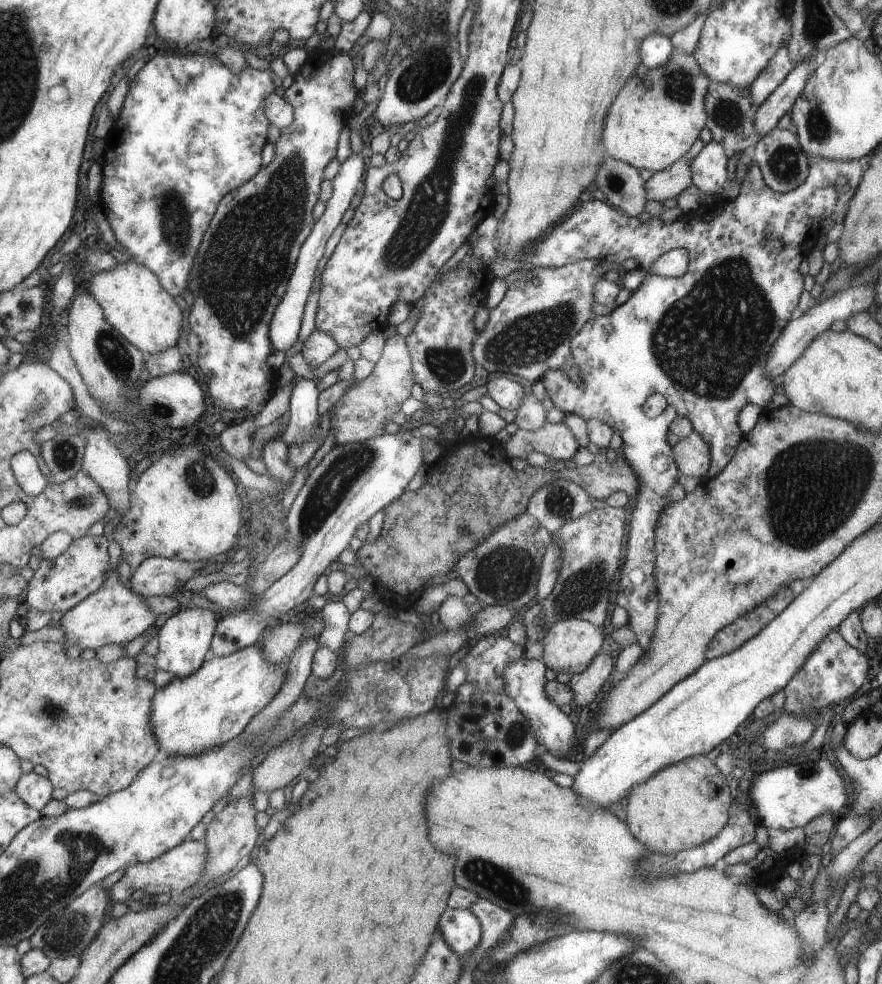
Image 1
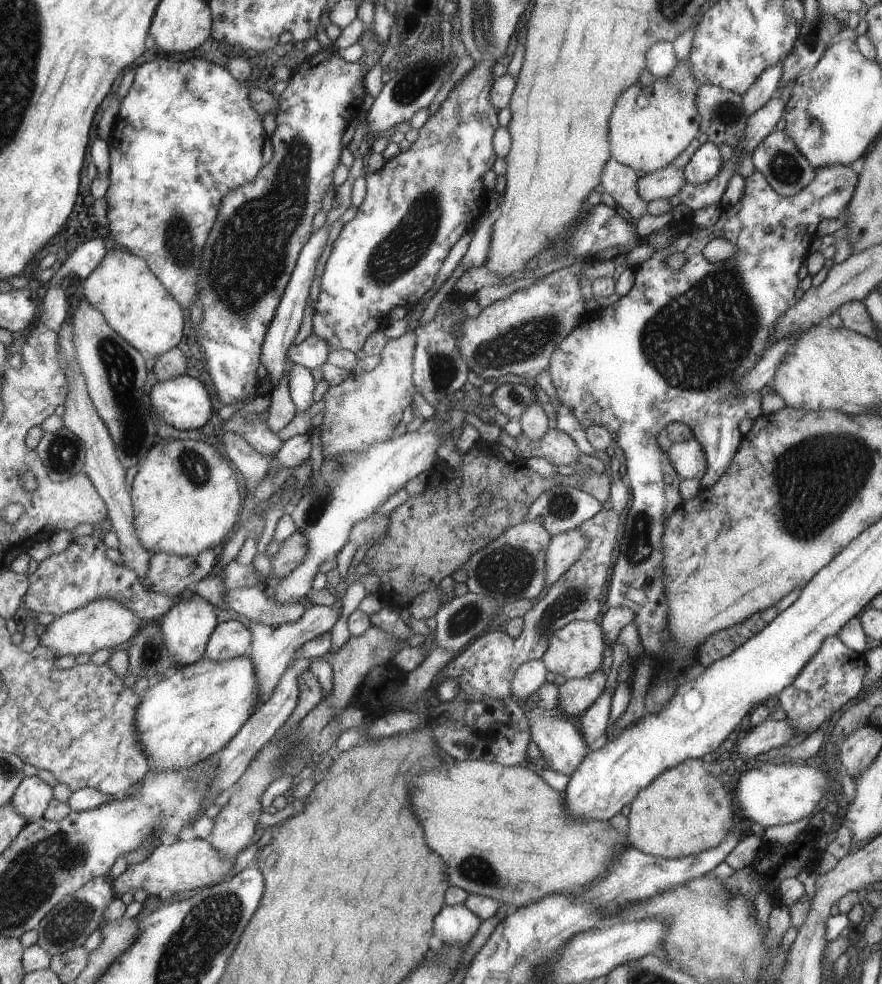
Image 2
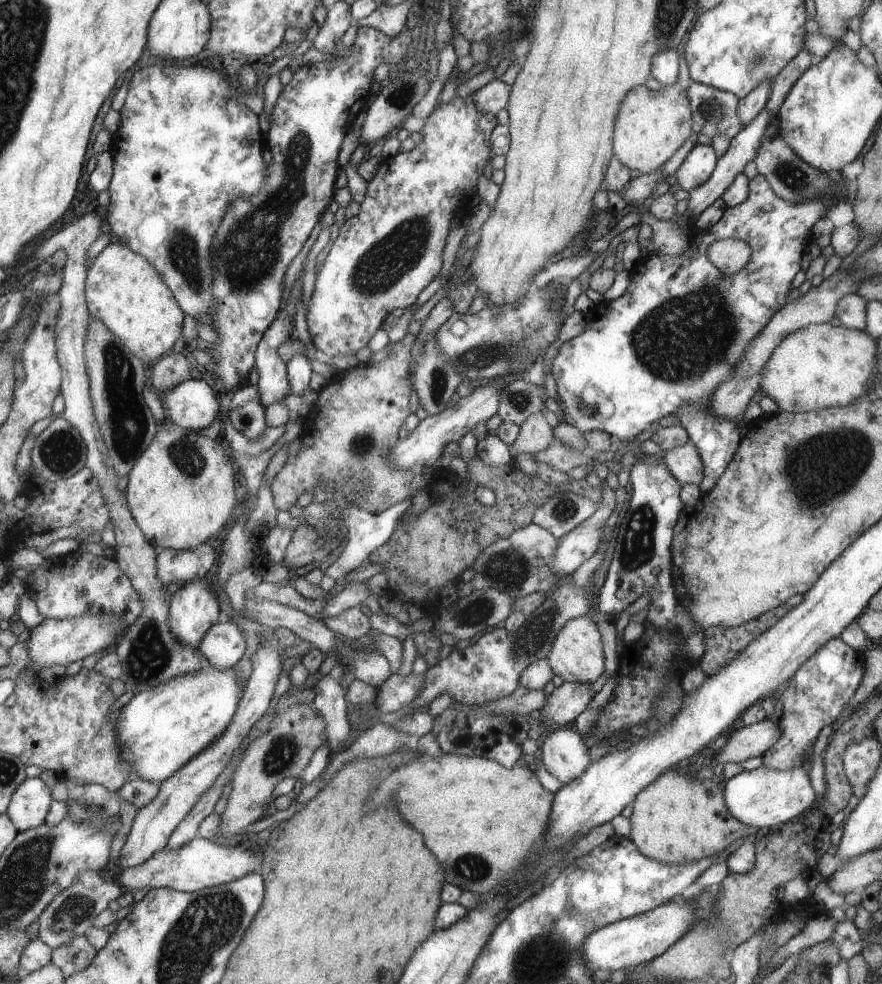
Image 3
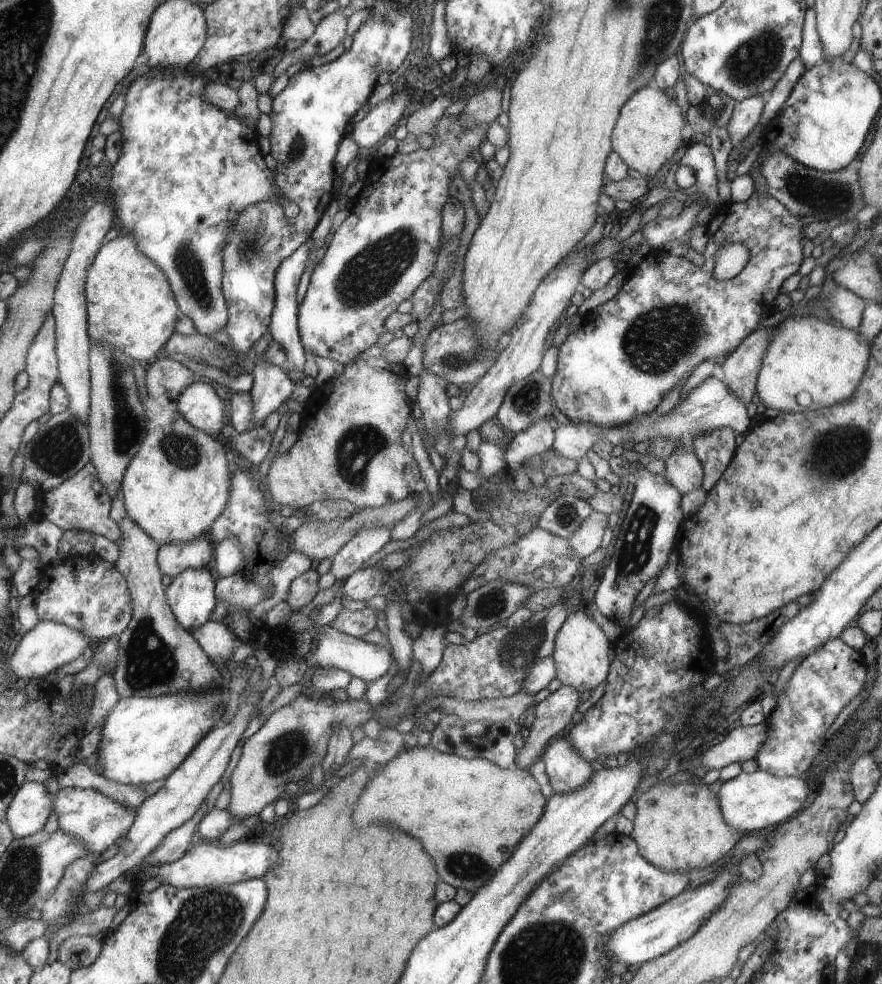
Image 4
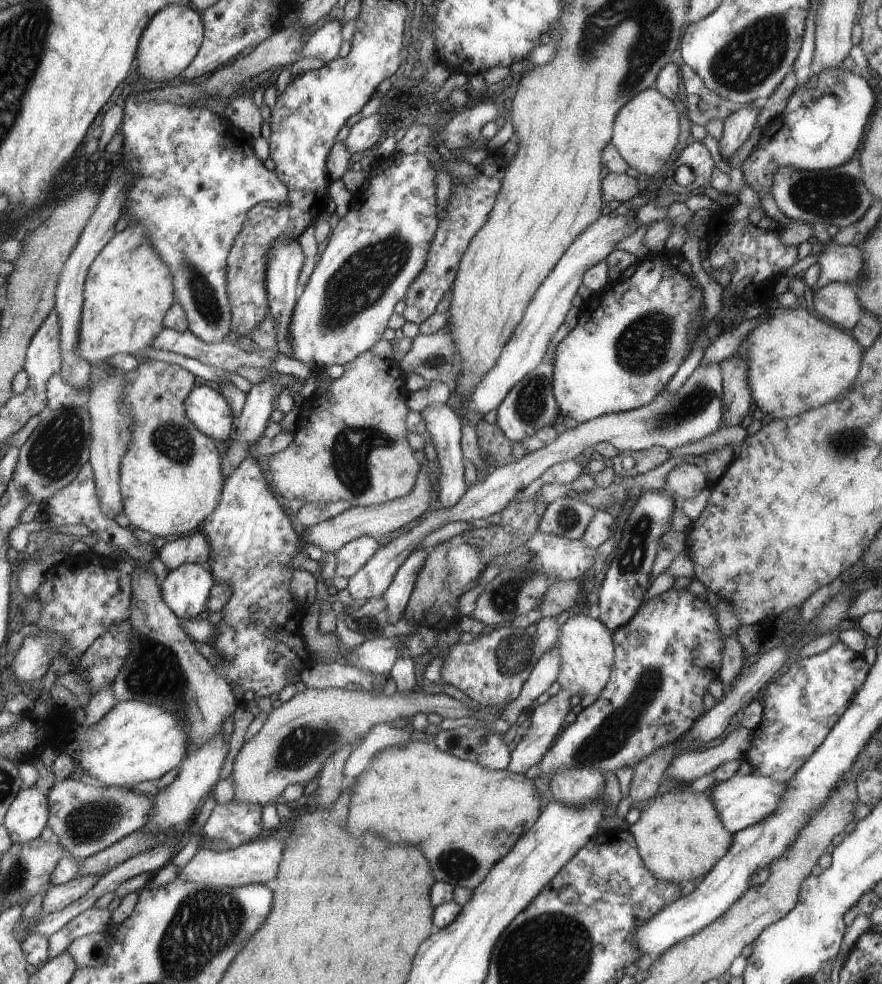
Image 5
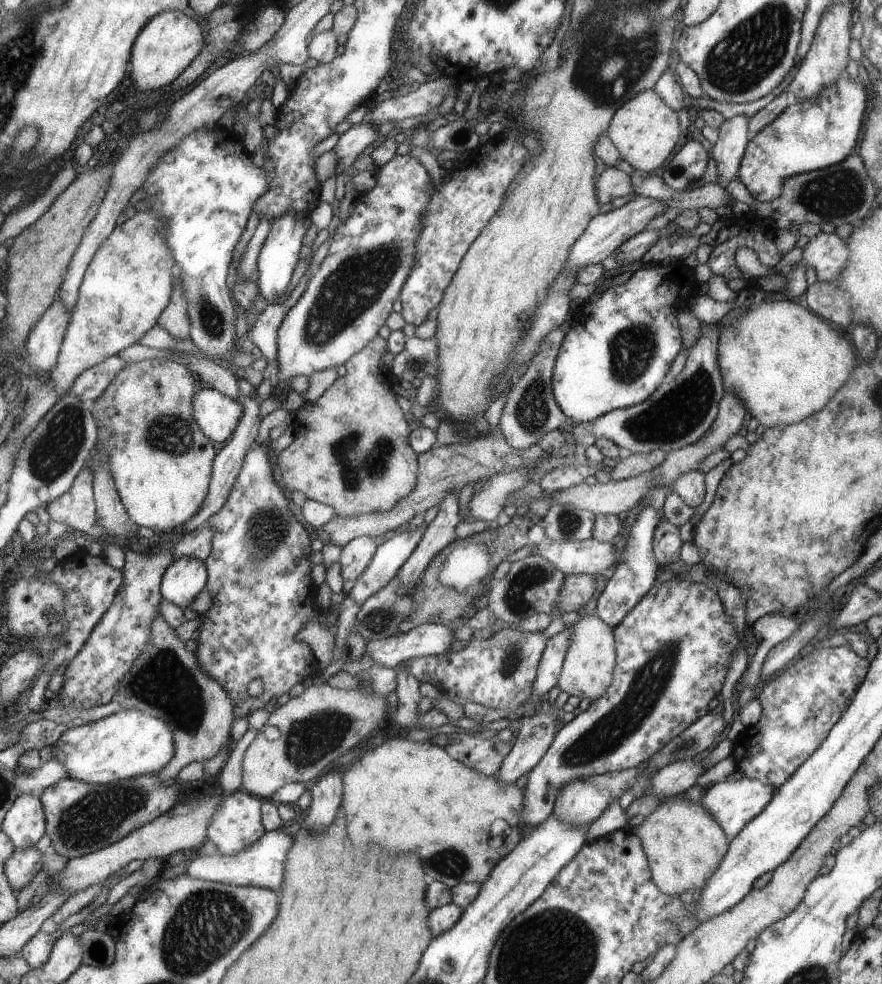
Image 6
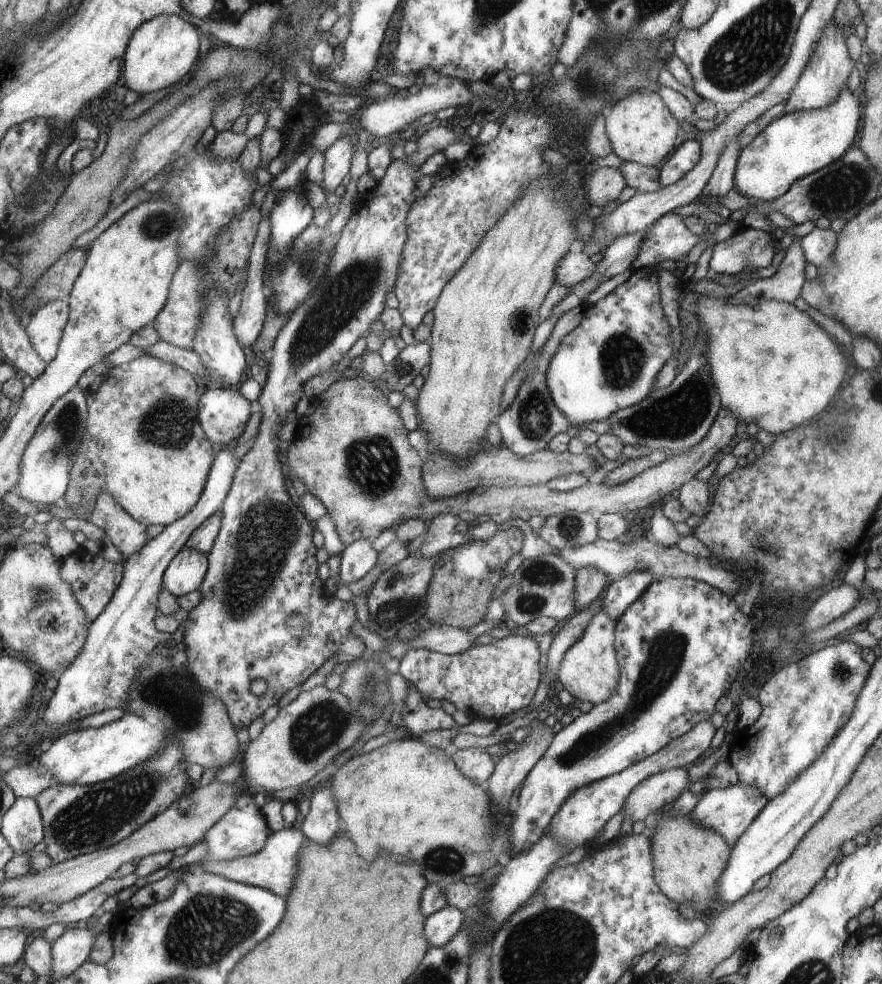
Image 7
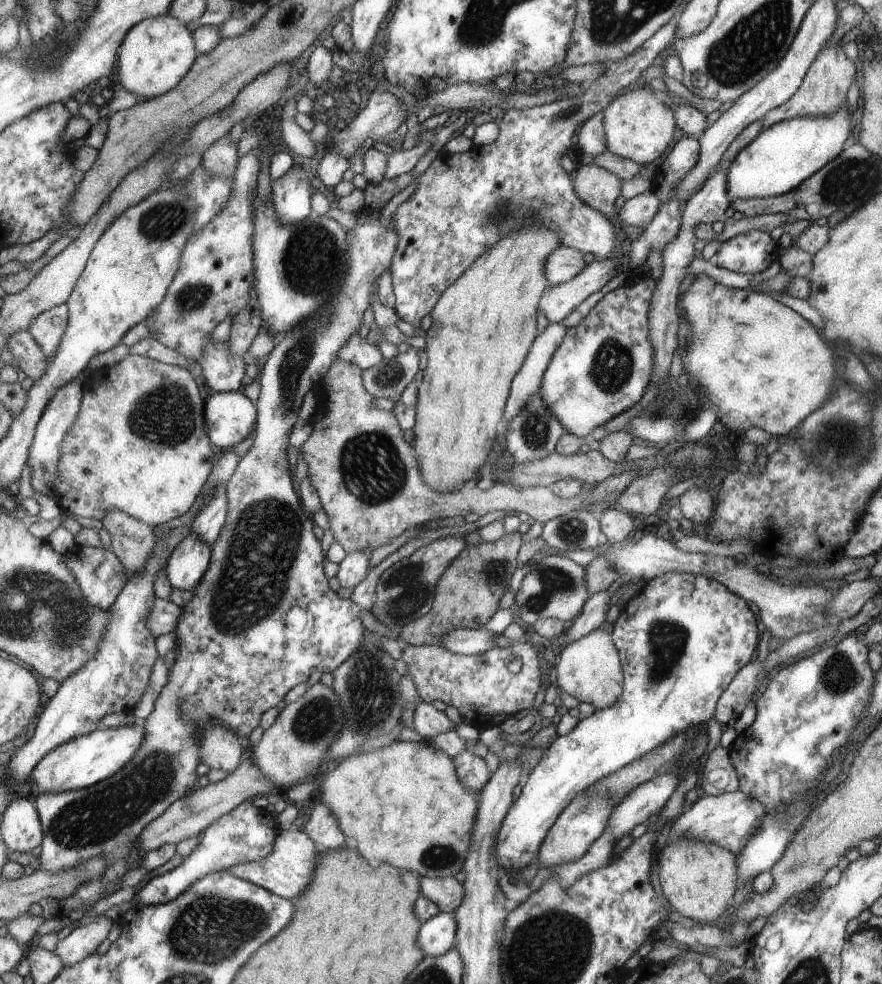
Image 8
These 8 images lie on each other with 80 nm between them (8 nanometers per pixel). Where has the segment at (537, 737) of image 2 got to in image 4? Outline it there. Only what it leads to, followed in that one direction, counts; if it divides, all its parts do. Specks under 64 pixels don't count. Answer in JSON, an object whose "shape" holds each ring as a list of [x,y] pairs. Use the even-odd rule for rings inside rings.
{"shape":[[[554,739],[541,756],[553,794],[571,793],[584,788],[596,772],[578,751],[570,739]]]}

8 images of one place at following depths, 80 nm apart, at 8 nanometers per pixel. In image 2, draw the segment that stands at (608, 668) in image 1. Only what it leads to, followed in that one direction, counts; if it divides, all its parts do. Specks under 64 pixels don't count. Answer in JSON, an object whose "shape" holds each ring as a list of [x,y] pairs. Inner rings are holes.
{"shape":[[[596,670],[595,673],[588,674],[588,677],[568,679],[562,686],[558,686],[560,700],[558,700],[557,708],[560,708],[568,716],[582,715],[604,693],[607,681],[606,673],[604,670]]]}

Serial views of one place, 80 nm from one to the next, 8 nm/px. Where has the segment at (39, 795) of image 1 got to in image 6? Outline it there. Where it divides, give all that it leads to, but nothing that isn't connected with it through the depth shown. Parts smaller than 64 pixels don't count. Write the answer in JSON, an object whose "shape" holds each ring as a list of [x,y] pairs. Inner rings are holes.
{"shape":[[[16,797],[16,804],[7,814],[3,830],[12,837],[17,849],[34,847],[42,838],[42,832],[47,832],[44,830],[44,811],[43,802],[39,797]]]}

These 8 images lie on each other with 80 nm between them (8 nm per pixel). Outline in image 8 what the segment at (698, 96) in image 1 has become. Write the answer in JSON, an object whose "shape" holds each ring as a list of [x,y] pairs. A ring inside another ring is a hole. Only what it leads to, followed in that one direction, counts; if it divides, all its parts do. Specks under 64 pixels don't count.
{"shape":[[[642,88],[619,94],[610,101],[603,110],[603,123],[607,149],[616,156],[645,165],[658,157],[664,158],[677,122],[672,108],[663,100],[663,94]]]}

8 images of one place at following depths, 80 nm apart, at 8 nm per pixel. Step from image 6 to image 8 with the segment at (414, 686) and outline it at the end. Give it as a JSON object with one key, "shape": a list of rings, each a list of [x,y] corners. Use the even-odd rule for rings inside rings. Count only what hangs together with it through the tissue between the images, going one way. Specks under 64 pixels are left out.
{"shape":[[[424,701],[416,706],[412,720],[415,731],[423,736],[427,742],[431,742],[438,734],[444,734],[444,732],[456,728],[456,724],[450,721],[444,711],[439,711]]]}

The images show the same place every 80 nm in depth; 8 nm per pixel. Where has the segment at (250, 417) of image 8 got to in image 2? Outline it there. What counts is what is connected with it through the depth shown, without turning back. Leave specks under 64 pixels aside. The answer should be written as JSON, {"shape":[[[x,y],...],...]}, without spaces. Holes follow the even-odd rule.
{"shape":[[[183,375],[160,383],[157,382],[152,388],[149,398],[154,415],[164,421],[166,425],[180,431],[201,429],[214,414],[212,400],[210,400],[210,394],[206,392],[206,386],[200,380],[194,380],[194,375]]]}

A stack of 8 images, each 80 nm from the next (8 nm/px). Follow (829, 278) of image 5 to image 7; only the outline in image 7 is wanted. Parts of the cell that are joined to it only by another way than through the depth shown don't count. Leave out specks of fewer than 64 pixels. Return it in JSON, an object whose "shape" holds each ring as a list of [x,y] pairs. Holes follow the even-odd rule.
{"shape":[[[814,229],[806,236],[800,238],[805,259],[814,266],[824,266],[835,253],[837,234],[832,229]]]}

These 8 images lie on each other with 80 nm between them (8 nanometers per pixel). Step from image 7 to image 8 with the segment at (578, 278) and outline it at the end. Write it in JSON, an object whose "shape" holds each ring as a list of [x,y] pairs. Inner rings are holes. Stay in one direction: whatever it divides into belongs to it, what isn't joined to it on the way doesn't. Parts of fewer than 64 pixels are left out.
{"shape":[[[560,247],[547,258],[546,278],[552,286],[574,278],[587,264],[582,251],[572,247]]]}

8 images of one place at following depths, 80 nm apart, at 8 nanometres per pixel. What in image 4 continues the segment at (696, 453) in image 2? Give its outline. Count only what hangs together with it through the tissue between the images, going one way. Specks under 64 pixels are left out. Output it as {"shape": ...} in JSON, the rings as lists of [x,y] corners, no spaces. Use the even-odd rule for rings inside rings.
{"shape":[[[695,452],[669,455],[662,476],[672,488],[684,494],[703,486],[703,463]]]}

